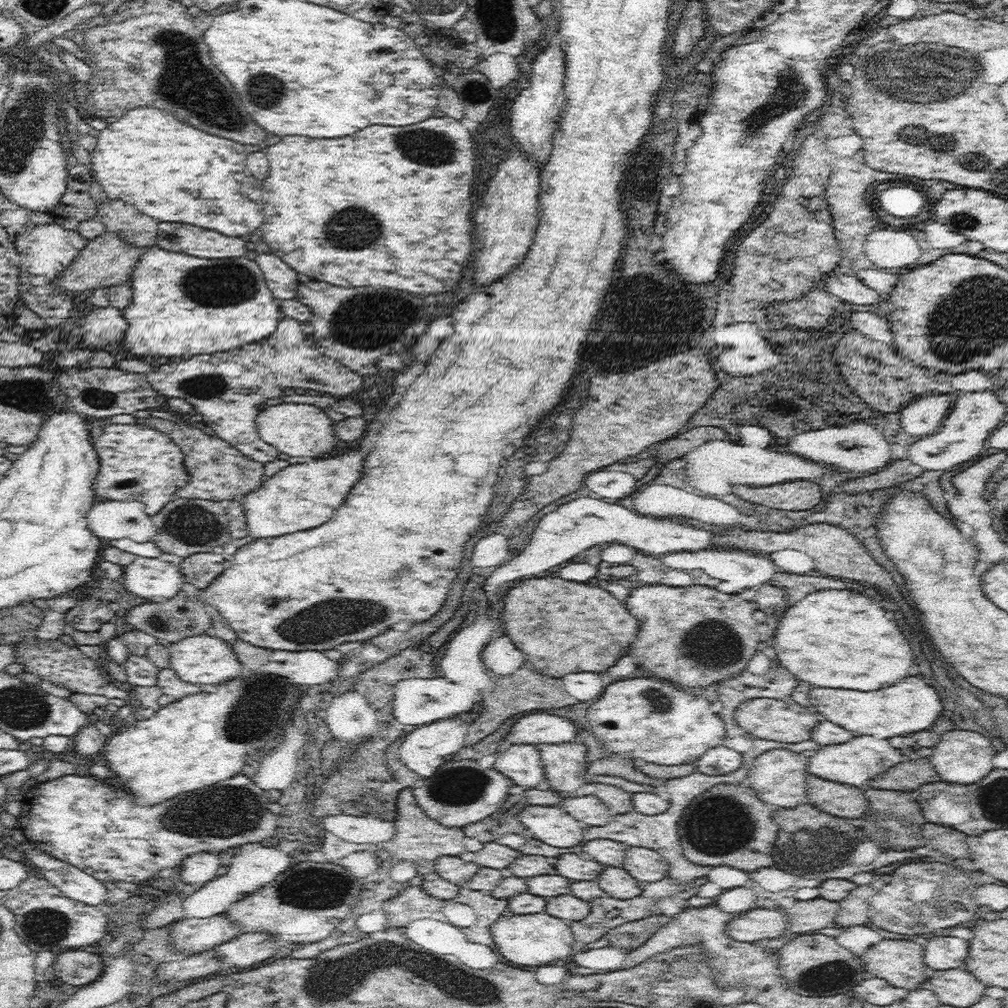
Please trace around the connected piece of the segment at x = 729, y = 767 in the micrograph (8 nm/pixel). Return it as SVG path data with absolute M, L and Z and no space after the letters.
M718 745L702 755L702 758L695 763L696 770L710 776L727 775L740 768L742 756L742 753L732 748Z

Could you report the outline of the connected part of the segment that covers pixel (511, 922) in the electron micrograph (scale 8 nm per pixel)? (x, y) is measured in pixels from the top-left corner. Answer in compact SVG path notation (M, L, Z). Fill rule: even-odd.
M546 912L515 915L504 913L490 925L490 933L500 958L522 968L546 966L554 960L562 960L570 956L574 944L573 930L561 918Z

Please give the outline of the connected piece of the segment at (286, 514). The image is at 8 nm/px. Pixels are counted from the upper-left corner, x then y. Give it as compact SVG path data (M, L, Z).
M352 450L336 458L312 458L310 462L289 464L264 480L260 489L251 491L242 503L249 534L265 539L310 530L328 522L332 518L330 508L340 508L350 488L360 480L364 464L360 456L362 450Z

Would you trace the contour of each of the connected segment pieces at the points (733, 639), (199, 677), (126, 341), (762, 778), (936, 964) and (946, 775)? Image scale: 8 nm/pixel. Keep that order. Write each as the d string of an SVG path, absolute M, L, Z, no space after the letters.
M640 586L632 590L626 602L628 610L638 618L640 632L630 646L628 656L636 660L638 666L646 668L655 678L672 680L682 686L706 688L710 684L720 683L729 677L735 677L747 668L756 648L762 648L758 622L754 620L752 602L742 600L738 594L722 594L708 586Z
M198 635L183 638L178 642L171 643L169 647L169 666L176 671L178 678L196 684L220 684L232 678L238 678L246 671L242 663L231 650L230 645L220 637Z
M157 245L141 255L131 276L132 302L122 309L128 328L120 343L136 359L147 356L188 359L210 352L224 352L241 348L270 336L283 316L272 291L266 284L262 269L255 260L245 256L236 258L198 258L183 252L162 250Z
M785 748L767 750L754 760L747 774L747 783L757 792L759 798L770 806L790 808L808 803L807 764L808 759L801 758L798 752Z
M932 935L925 944L924 961L931 971L964 968L968 940Z
M949 730L942 734L942 738L936 743L934 754L929 758L934 770L944 782L956 782L966 785L978 782L995 768L993 760L996 749L992 747L988 737L969 730Z

